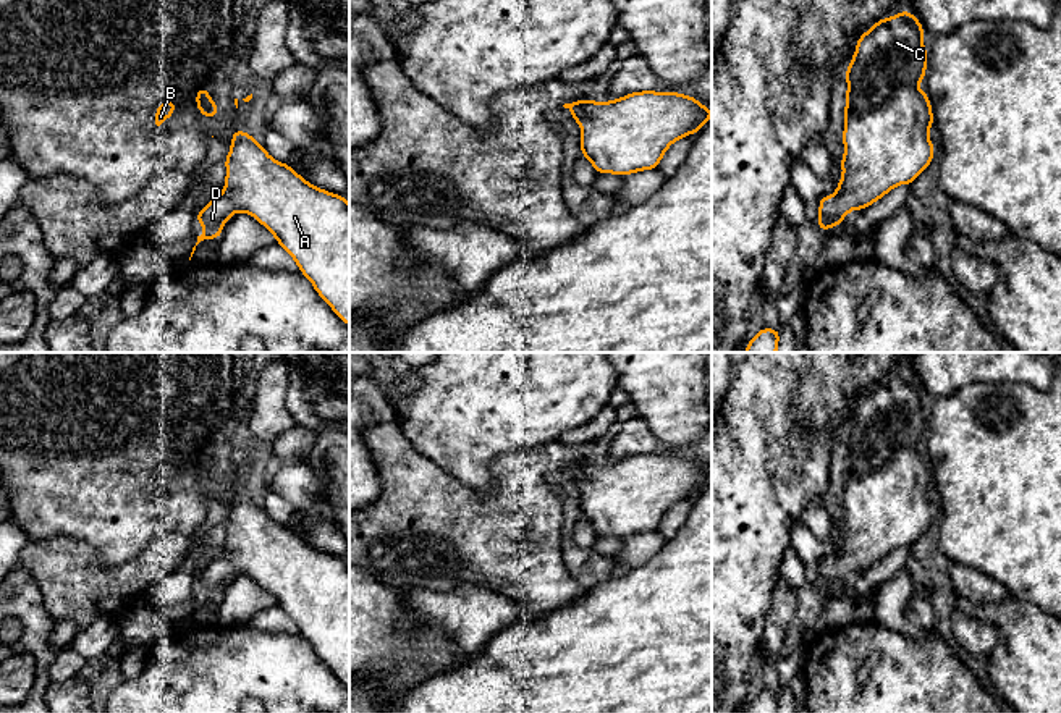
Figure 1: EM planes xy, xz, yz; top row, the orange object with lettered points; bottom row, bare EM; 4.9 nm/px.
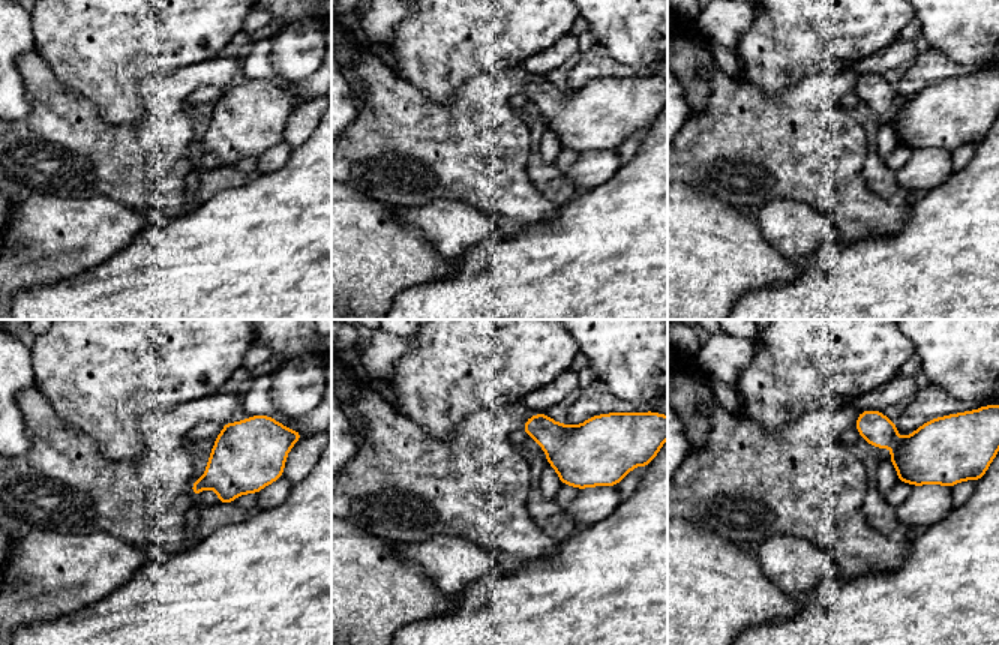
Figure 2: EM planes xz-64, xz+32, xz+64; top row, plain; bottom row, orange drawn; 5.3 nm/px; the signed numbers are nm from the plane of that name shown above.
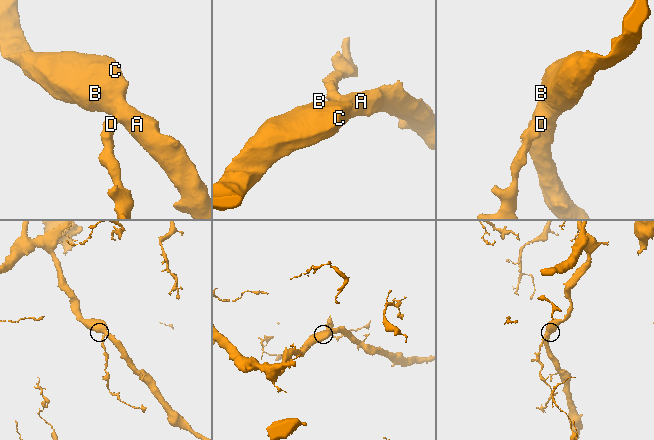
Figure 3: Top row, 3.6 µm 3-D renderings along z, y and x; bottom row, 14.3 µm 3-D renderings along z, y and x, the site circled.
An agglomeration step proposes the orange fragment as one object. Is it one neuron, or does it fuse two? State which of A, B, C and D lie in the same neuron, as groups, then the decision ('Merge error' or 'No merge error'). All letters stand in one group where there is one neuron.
Groups: A B C D. No merge error

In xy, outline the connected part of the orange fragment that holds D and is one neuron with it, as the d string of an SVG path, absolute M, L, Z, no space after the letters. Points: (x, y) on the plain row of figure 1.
M235 492L223 525L223 555L196 577L196 585L204 589L196 608L218 601L233 576L252 577L349 689L349 566L345 556L311 546L288 525L272 521L246 493Z

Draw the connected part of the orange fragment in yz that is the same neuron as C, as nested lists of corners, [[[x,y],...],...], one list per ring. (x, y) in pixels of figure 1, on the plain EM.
[[[904,370],[896,378],[881,380],[859,398],[856,416],[844,435],[844,519],[838,524],[843,538],[833,558],[820,559],[817,587],[822,597],[831,589],[839,589],[852,571],[864,572],[893,550],[912,546],[930,529],[935,516],[928,500],[933,475],[928,456],[919,453],[928,419],[924,394],[922,385]]]

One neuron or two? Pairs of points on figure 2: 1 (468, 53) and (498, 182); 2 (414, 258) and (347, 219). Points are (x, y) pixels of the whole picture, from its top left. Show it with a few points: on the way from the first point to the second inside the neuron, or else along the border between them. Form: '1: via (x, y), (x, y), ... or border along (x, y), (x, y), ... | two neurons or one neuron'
1: border along (507, 68), (470, 77), (449, 101) | two neurons
2: via (398, 257), (384, 257), (363, 236) | one neuron

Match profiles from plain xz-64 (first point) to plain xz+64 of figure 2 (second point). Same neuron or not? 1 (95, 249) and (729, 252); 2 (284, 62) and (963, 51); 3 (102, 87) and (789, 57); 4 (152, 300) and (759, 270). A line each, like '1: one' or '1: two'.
1: two
2: one
3: one
4: two

